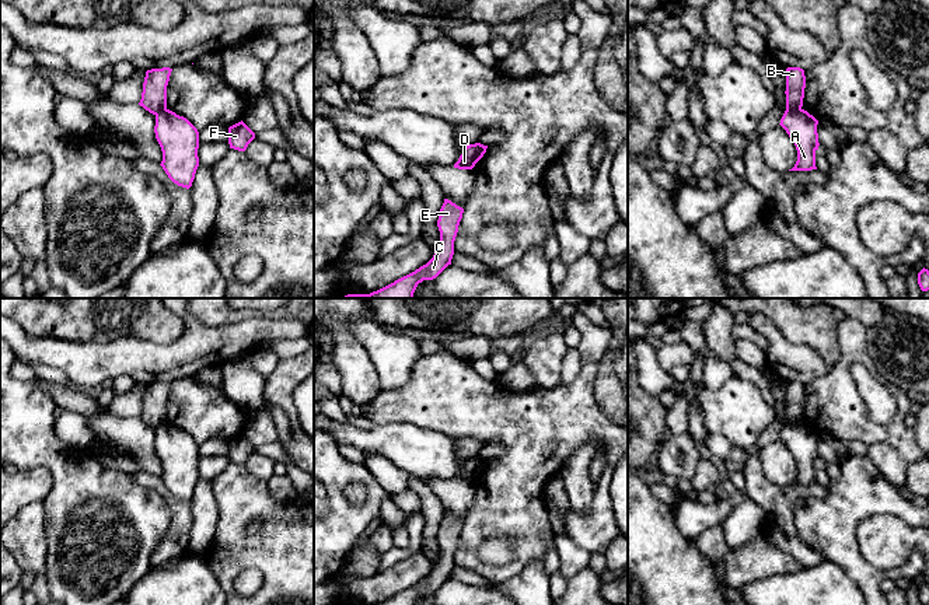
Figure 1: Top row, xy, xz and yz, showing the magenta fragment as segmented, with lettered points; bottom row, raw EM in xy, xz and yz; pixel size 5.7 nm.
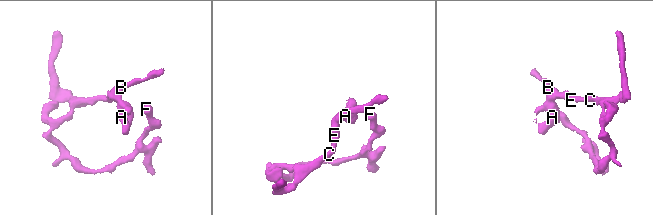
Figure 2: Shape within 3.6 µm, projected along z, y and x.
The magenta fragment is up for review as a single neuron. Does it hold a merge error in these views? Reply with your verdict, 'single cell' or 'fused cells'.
fused cells

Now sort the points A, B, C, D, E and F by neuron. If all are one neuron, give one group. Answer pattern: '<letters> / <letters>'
A / B C D E F

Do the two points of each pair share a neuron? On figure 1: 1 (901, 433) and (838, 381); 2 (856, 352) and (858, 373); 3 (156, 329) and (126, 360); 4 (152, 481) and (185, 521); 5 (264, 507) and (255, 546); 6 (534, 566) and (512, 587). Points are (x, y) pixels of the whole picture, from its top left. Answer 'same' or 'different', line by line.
1: same
2: different
3: different
4: same
5: same
6: same

